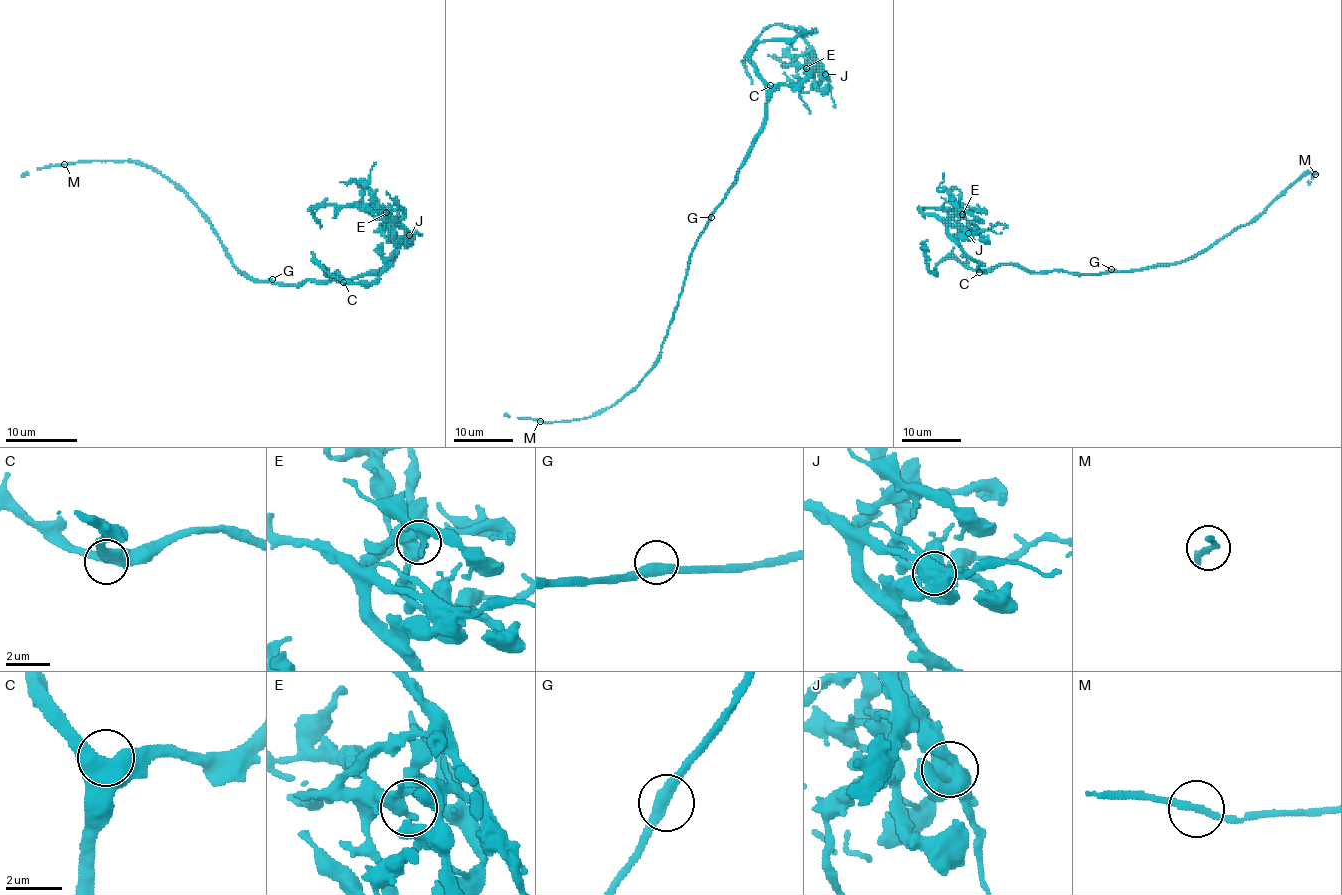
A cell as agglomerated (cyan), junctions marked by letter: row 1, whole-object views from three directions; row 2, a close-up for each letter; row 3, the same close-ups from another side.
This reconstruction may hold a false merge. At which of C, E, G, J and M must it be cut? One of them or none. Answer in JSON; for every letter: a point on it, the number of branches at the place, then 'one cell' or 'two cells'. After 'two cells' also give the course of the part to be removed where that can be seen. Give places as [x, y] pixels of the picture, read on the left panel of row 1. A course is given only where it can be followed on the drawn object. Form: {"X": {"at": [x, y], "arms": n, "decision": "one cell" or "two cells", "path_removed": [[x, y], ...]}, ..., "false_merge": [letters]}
{"C": {"at": [343, 282], "arms": 3, "decision": "one cell"}, "E": {"at": [386, 212], "arms": 2, "decision": "one cell"}, "G": {"at": [272, 279], "arms": 2, "decision": "one cell"}, "J": {"at": [409, 235], "arms": 3, "decision": "one cell"}, "M": {"at": [64, 164], "arms": 2, "decision": "one cell"}, "false_merge": []}

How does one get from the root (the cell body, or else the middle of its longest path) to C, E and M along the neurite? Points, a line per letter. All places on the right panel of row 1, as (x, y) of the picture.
C: (1110, 271), (1104, 274), (1028, 272), (1015, 265), (999, 265), (979, 272)
E: (1110, 271), (1104, 274), (1028, 272), (1015, 265), (981, 269), (959, 242), (962, 214)
M: (1110, 271), (1145, 269), (1197, 256), (1239, 228), (1252, 223), (1305, 171), (1314, 171), (1314, 174)

